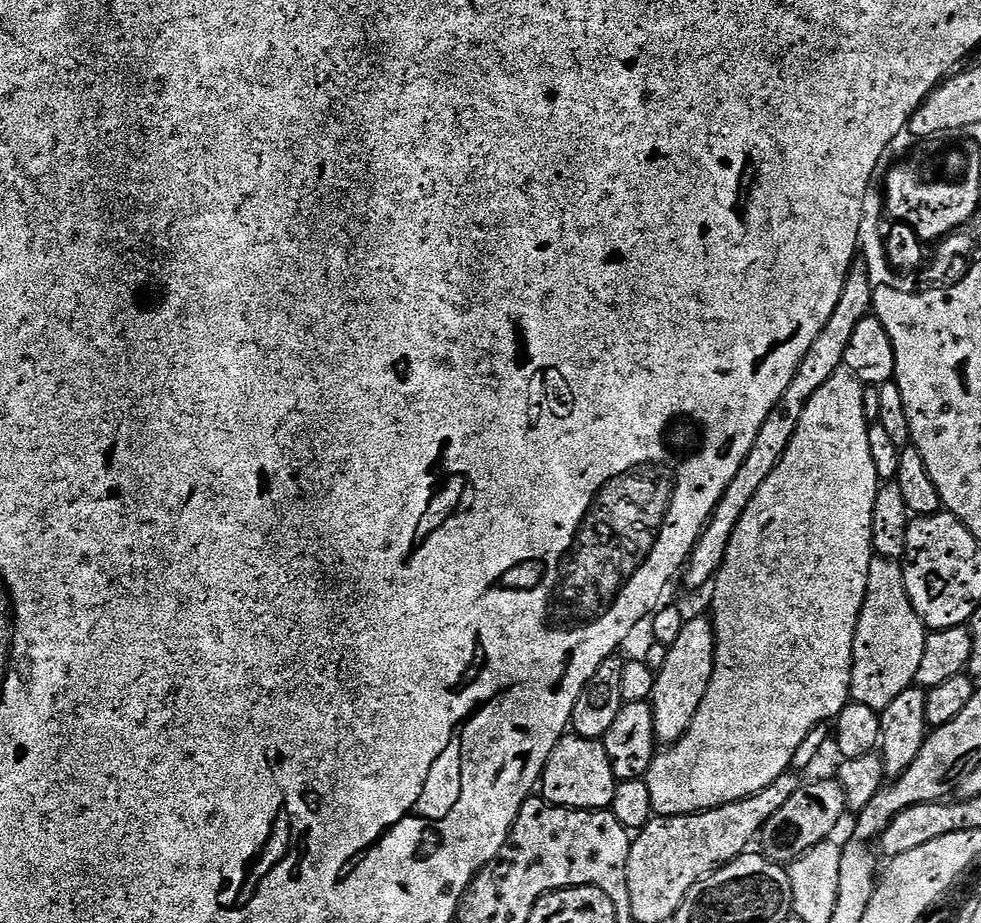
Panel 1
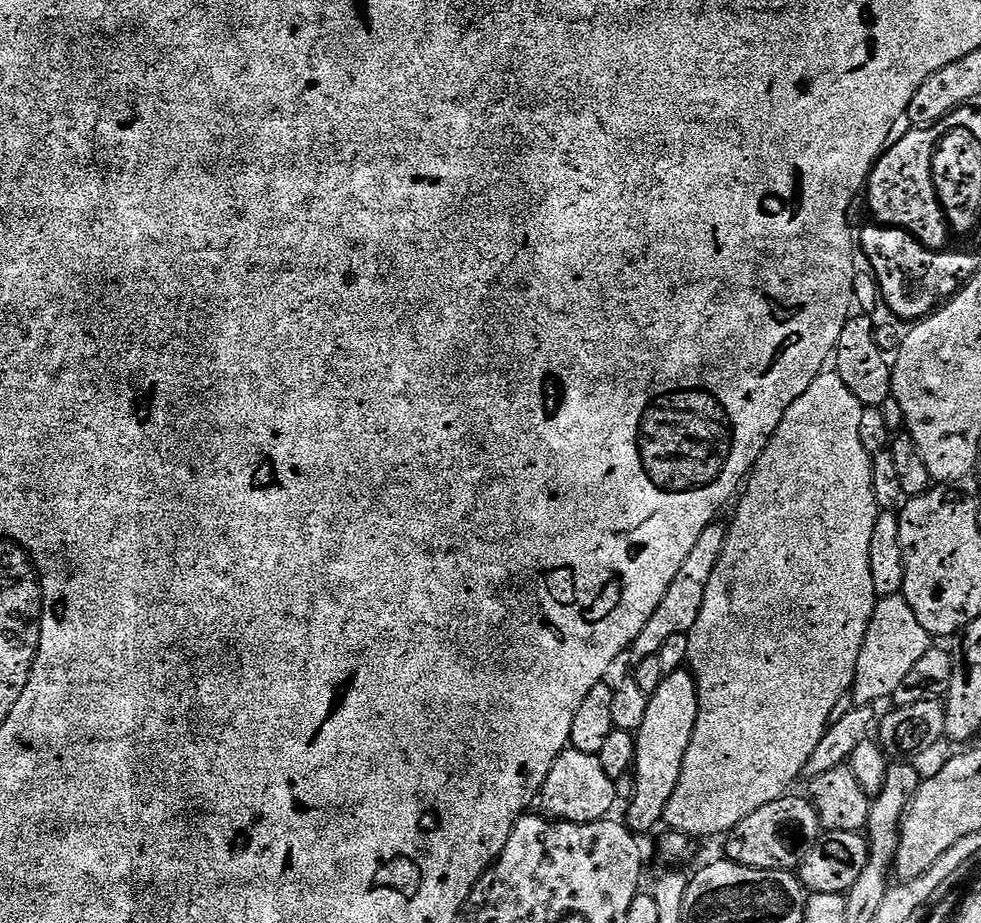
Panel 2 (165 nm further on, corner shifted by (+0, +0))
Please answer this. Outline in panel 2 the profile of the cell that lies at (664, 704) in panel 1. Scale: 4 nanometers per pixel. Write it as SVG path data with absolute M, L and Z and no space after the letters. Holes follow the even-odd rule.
M688 670L667 673L662 686L658 686L658 690L654 690L654 694L648 698L646 718L642 718L642 726L635 733L636 792L627 805L626 817L626 823L633 832L643 834L663 821L666 806L680 781L686 750L692 741L699 713L700 691L696 688L695 675Z

